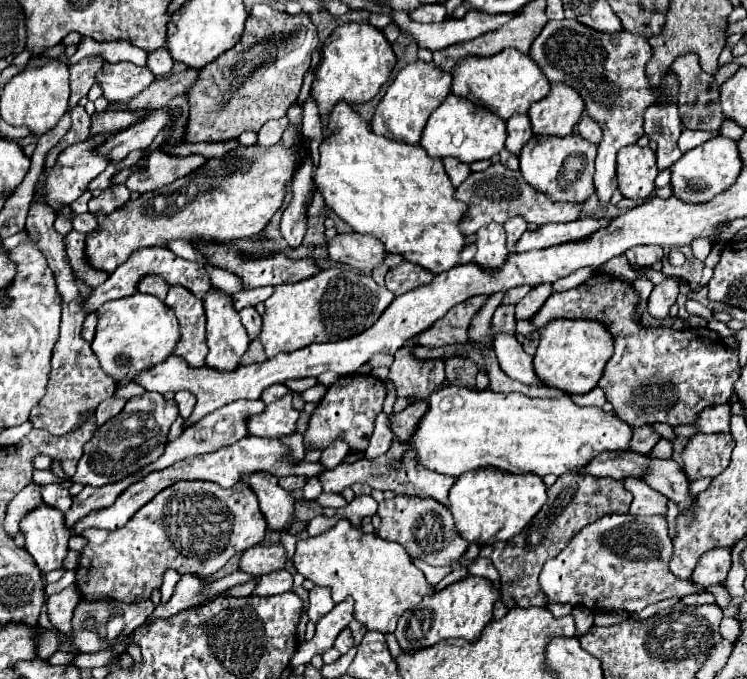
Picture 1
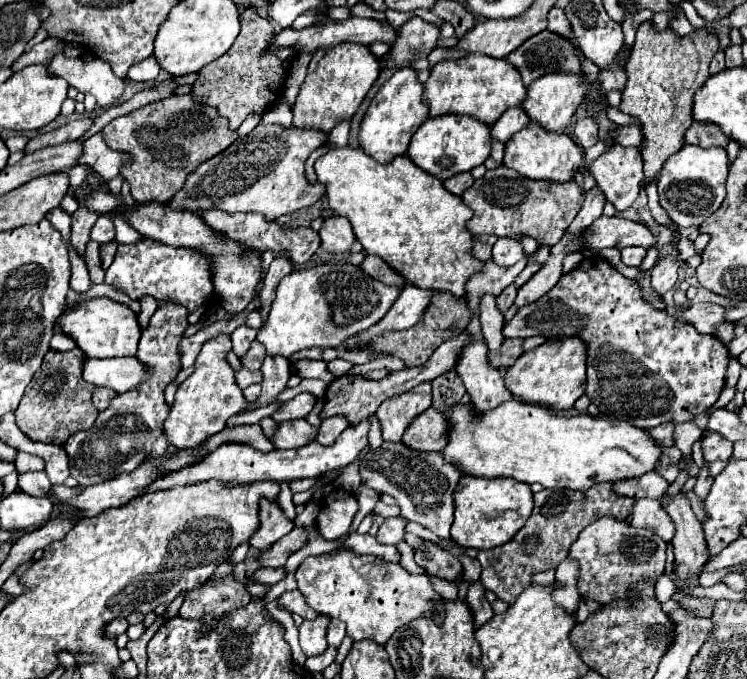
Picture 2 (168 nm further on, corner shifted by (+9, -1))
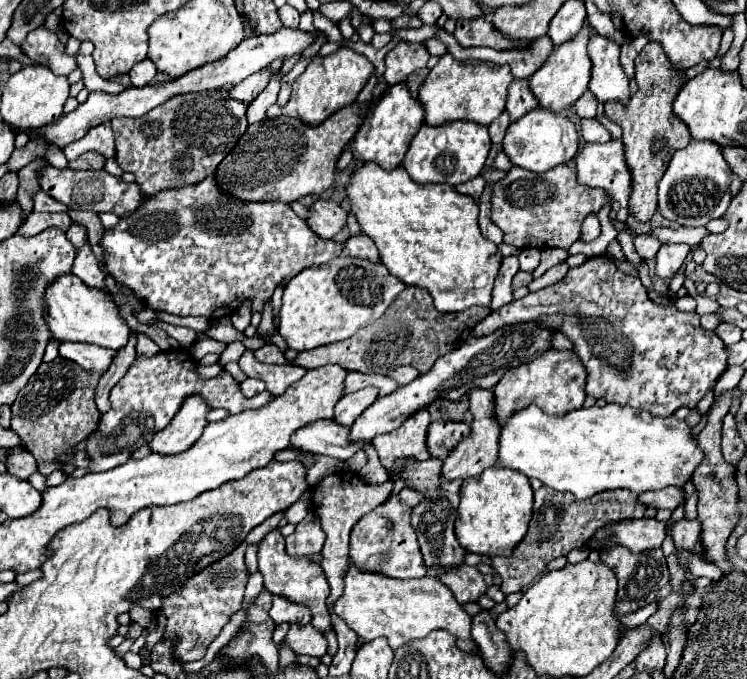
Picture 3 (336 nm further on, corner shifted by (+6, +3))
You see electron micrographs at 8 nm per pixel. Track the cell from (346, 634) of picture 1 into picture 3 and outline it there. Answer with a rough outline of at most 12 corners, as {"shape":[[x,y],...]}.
{"shape":[[274,528],[258,544],[268,592],[308,606],[312,626],[332,630],[330,586],[308,558],[290,558]]}

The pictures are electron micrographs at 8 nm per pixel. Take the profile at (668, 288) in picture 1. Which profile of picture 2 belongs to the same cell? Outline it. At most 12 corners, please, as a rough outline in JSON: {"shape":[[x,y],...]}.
{"shape":[[661,258],[651,268],[651,288],[659,296],[675,286],[679,262]]}

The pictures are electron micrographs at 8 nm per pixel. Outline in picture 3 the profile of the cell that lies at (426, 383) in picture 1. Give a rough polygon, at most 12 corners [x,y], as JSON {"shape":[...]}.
{"shape":[[428,410],[406,418],[392,434],[372,440],[388,472],[398,458],[430,458]]}

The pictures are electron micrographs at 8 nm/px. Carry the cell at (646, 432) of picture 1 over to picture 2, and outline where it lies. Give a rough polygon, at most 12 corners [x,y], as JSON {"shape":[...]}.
{"shape":[[673,422],[661,424],[653,430],[653,438],[661,448],[675,444]]}

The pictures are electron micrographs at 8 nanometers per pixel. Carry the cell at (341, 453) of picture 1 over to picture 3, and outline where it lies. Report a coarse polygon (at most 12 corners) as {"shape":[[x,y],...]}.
{"shape":[[378,388],[342,396],[334,406],[334,422],[352,426],[378,398]]}

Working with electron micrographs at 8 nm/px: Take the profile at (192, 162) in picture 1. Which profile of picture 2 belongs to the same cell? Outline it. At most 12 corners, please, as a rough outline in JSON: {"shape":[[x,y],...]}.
{"shape":[[101,132],[83,142],[77,164],[99,172],[105,180],[119,176],[129,154],[117,154]]}

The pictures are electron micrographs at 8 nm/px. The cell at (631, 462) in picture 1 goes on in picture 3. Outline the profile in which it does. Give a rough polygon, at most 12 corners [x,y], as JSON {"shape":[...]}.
{"shape":[[676,486],[638,494],[644,506],[674,510],[684,498]]}

